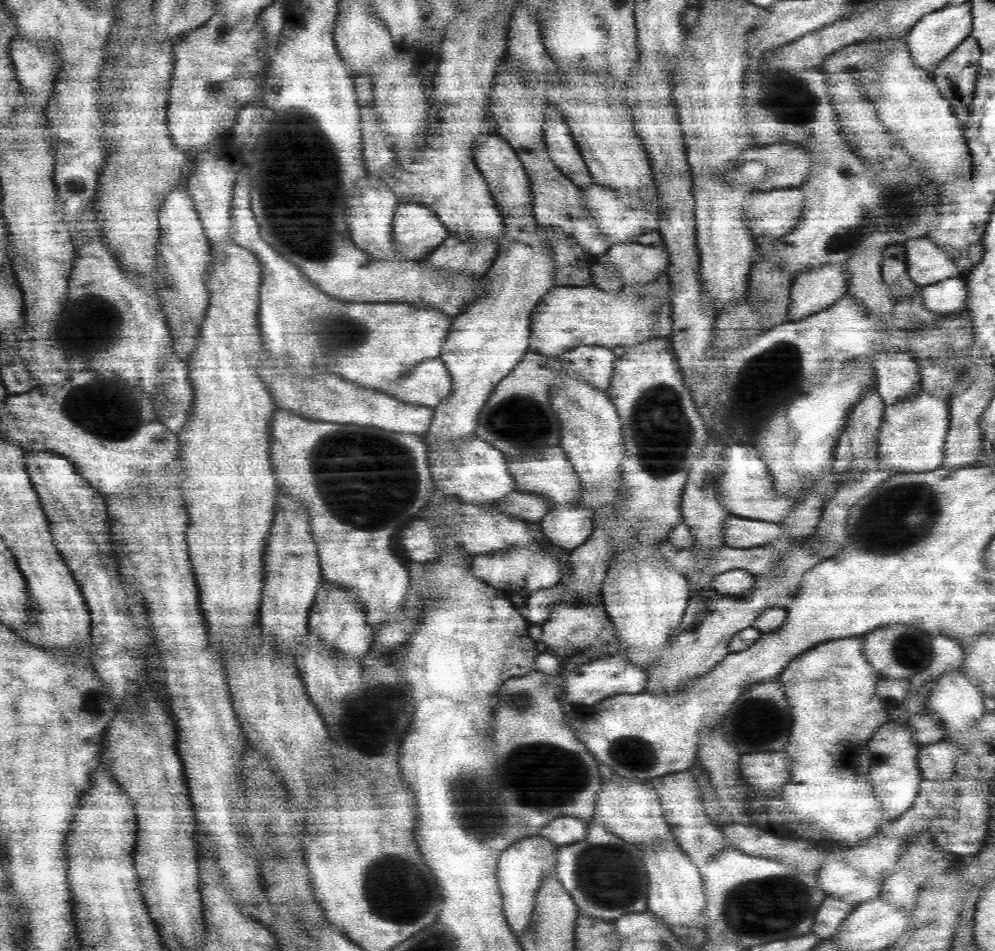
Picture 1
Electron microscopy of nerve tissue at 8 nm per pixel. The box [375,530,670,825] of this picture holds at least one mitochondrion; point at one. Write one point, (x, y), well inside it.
(630, 753)

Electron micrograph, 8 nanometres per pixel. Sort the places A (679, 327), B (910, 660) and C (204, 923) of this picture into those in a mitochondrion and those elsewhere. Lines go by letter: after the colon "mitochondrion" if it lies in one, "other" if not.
A: other
B: other
C: other

